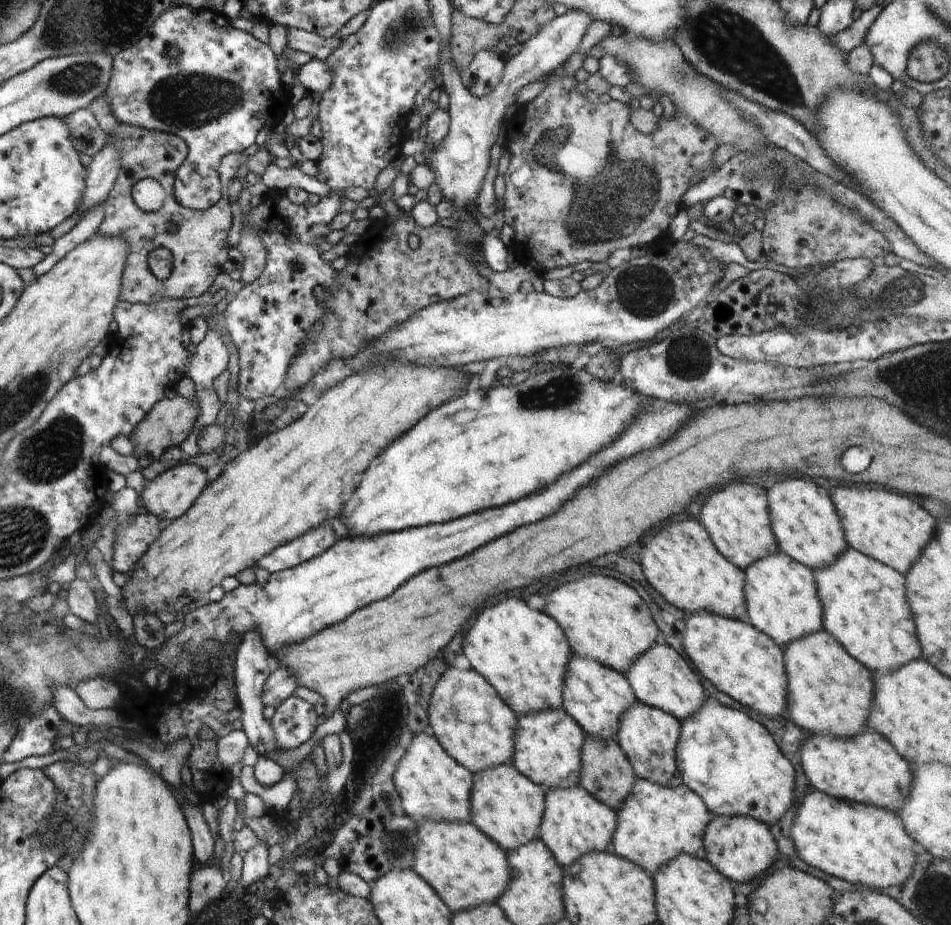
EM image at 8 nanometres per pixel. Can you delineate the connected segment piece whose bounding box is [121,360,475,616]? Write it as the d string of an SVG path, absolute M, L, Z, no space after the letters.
M394 360L372 368L368 366L366 372L354 373L338 386L324 391L300 420L264 436L255 446L231 460L228 468L209 483L185 514L161 530L121 588L124 608L132 616L140 612L144 615L160 611L178 613L182 602L192 604L201 597L208 597L212 587L220 585L226 577L236 577L243 570L253 568L280 545L320 527L324 520L340 516L344 502L360 484L368 464L396 438L413 428L422 416L470 390L474 376L458 366L418 366Z

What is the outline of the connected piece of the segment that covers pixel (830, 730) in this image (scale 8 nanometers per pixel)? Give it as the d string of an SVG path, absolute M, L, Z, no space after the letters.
M822 629L818 632L809 634L807 637L800 640L791 642L787 647L783 648L783 659L785 662L785 669L788 677L788 694L787 694L787 717L796 723L801 729L804 729L807 733L816 737L830 737L833 738L850 738L855 734L864 733L870 728L867 726L867 720L869 712L873 706L873 672L866 668L861 662L858 662L855 658L852 658L844 647L826 630Z

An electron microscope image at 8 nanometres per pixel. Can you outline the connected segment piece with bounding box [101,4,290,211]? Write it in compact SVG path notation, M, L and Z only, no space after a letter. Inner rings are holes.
M174 5L172 8L165 10L154 22L149 33L142 37L140 41L132 45L129 49L122 50L114 57L113 70L109 76L108 88L101 97L104 102L107 102L108 110L115 116L115 119L122 124L132 125L143 129L162 131L170 133L182 138L187 146L187 156L185 161L176 169L176 181L174 183L175 199L187 209L194 209L197 211L205 211L209 209L213 204L216 204L221 199L221 182L219 179L219 164L222 157L225 157L230 153L240 153L246 150L248 146L252 146L255 143L256 135L258 131L264 125L274 125L279 122L281 118L288 118L288 110L290 108L287 101L287 89L280 80L278 74L278 57L274 55L272 49L267 44L260 42L254 35L236 29L232 22L217 11L215 7L200 7L199 9L193 9L192 7ZM170 50L178 50L178 55L172 58Z

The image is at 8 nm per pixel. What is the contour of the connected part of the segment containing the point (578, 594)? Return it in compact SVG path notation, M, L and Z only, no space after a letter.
M588 576L556 588L546 598L546 614L562 627L574 655L591 658L619 673L626 673L660 632L644 598L616 578Z

